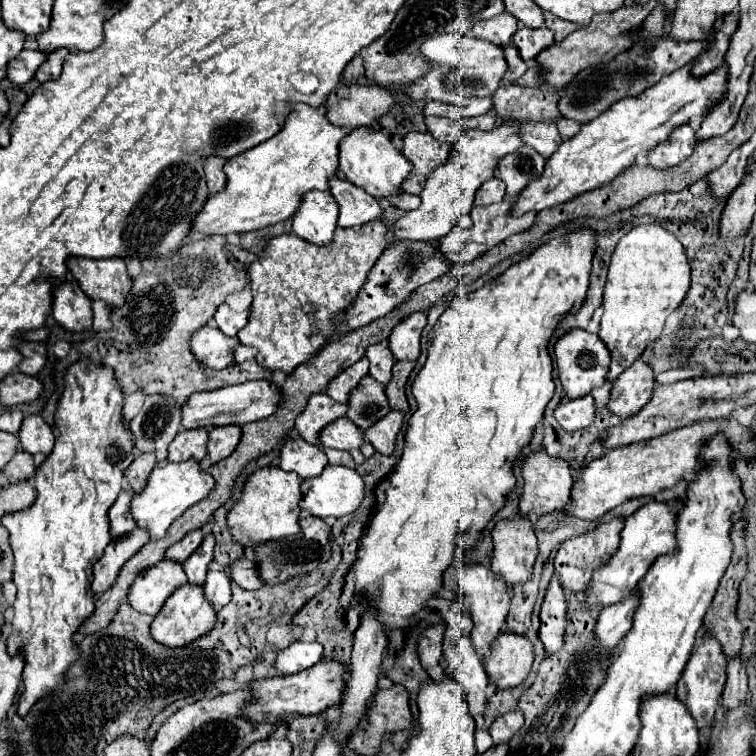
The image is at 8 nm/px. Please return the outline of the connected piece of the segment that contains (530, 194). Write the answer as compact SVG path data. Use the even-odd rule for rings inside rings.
M725 66L701 78L691 76L689 68L679 68L663 76L663 80L659 80L655 88L643 92L643 96L619 100L619 104L611 106L611 112L603 112L603 116L597 116L591 120L591 124L583 124L575 136L559 144L553 156L547 158L543 174L519 192L509 214L517 218L529 210L541 212L543 208L559 206L583 192L609 184L635 162L641 150L649 150L655 144L667 140L667 134L671 134L671 130L679 124L687 124L691 118L703 118L711 110L711 104L721 100L725 92Z

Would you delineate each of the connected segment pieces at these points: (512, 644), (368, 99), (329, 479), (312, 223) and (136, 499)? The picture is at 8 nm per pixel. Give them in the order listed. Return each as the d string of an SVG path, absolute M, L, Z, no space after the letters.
M509 632L497 636L497 640L491 644L491 650L485 658L485 670L487 670L489 682L495 684L497 690L519 686L527 678L531 664L533 664L533 644L527 638L519 634L509 634Z
M341 82L325 102L325 118L335 126L353 130L357 126L369 126L373 120L389 112L391 106L393 96L381 86Z
M327 466L321 476L307 478L301 482L301 500L299 506L301 510L309 512L311 516L317 518L339 518L355 512L365 496L365 484L361 476L347 466Z
M311 190L303 194L301 204L291 218L291 228L299 238L311 244L329 246L337 228L337 214L339 208L329 192Z
M189 460L183 464L157 464L149 474L147 484L131 498L129 504L131 518L135 520L137 528L147 530L151 540L159 540L165 536L171 522L179 518L189 506L201 502L211 492L213 486L215 486L213 476L205 474L197 460Z

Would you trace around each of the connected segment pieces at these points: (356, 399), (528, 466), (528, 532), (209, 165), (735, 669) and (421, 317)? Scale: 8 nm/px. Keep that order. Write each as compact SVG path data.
M363 376L357 388L351 390L347 408L347 418L361 430L371 428L391 410L385 396L385 386L371 376Z
M537 450L523 458L523 492L519 496L519 516L543 516L562 509L569 501L573 486L571 468L563 458L553 458L545 450Z
M529 518L501 520L491 530L491 536L491 570L503 576L509 586L529 580L537 558L537 538Z
M215 156L203 160L203 170L205 170L205 178L207 178L209 192L217 192L225 184L223 164L225 164L225 160L223 158L215 158Z
M737 652L731 660L727 658L727 684L723 690L723 706L739 706L747 698L749 698L747 672L741 654Z
M413 312L405 320L397 324L397 328L389 336L389 346L395 360L417 360L421 350L421 332L427 326L425 312Z

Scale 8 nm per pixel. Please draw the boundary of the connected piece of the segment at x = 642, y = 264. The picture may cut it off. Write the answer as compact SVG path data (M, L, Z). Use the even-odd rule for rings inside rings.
M659 224L631 228L617 244L603 290L603 316L599 338L611 354L609 382L633 364L645 346L659 338L667 316L677 310L689 290L691 274L683 244Z

